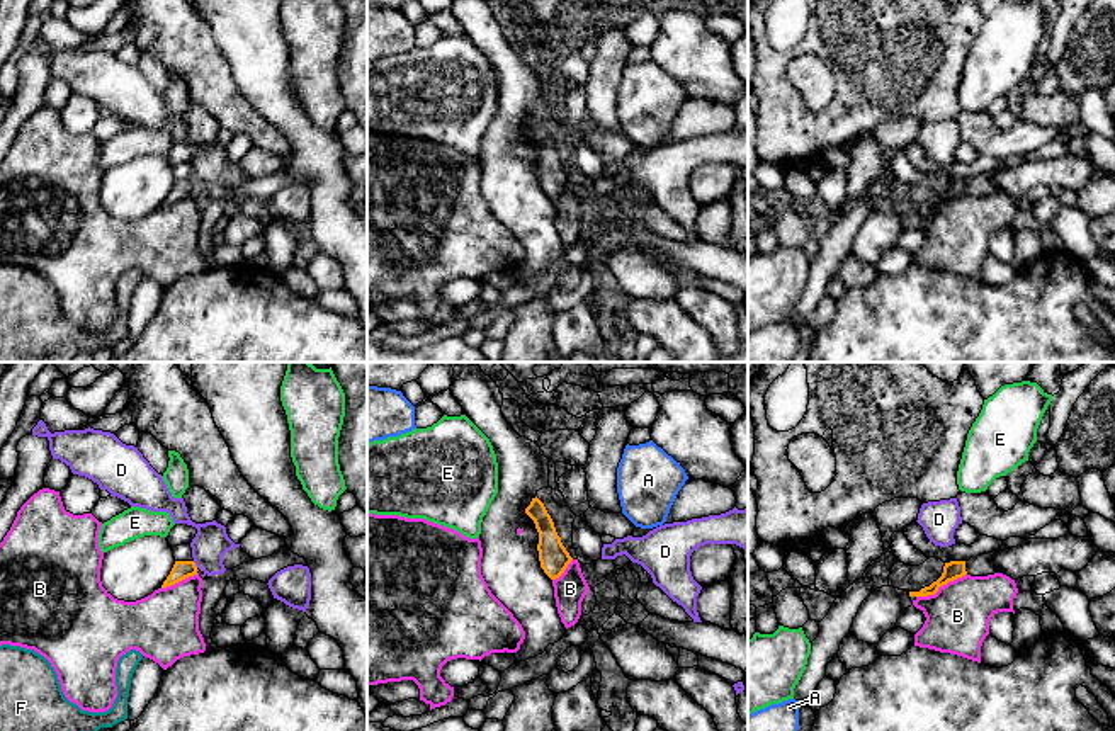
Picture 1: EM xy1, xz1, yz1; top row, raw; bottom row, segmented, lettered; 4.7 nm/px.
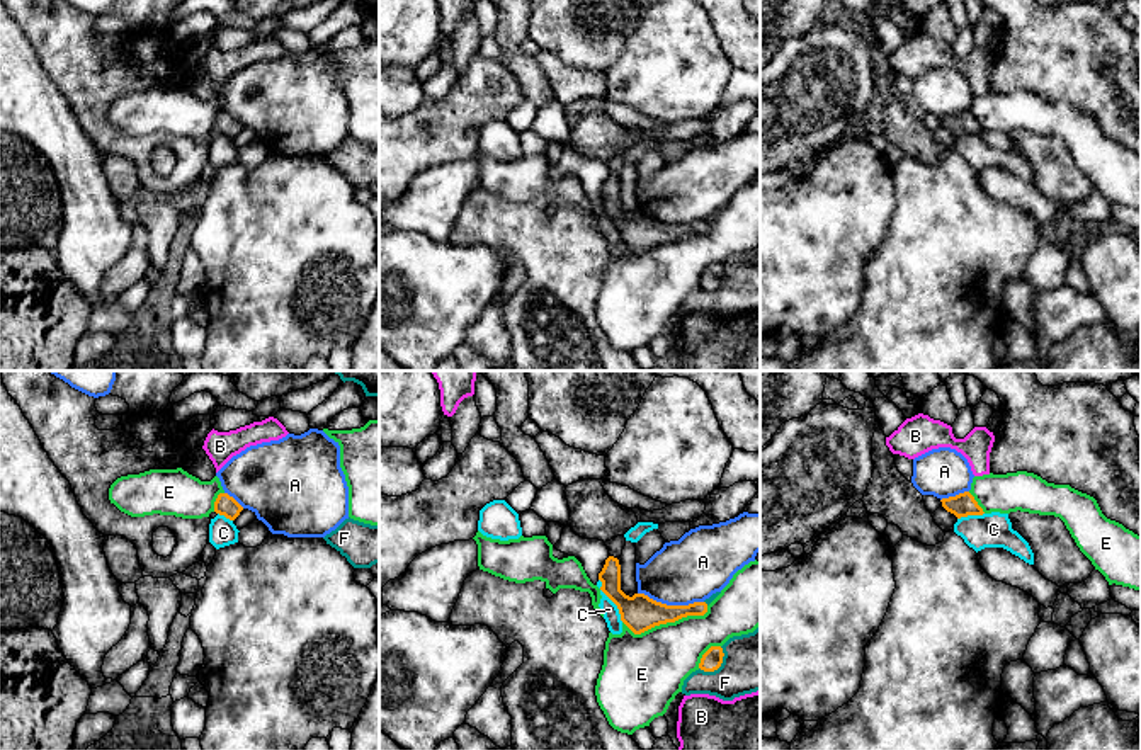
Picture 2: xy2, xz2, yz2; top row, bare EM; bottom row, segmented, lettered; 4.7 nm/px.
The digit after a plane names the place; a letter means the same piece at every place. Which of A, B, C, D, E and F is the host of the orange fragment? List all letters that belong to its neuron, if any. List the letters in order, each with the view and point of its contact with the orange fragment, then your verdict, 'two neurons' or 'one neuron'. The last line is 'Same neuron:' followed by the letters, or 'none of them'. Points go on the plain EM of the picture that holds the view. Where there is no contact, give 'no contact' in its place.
A: meets orange in xz2 at (670, 225); two neurons
B: meets orange in yz1 at (940, 204); two neurons
C: meets orange in xz2 at (611, 218); two neurons
D: meets orange in xy1 at (194, 184); two neurons
E: meets orange in xz2 at (667, 240); two neurons
F: meets orange in xz2 at (720, 284); two neurons
Same neuron: none of them

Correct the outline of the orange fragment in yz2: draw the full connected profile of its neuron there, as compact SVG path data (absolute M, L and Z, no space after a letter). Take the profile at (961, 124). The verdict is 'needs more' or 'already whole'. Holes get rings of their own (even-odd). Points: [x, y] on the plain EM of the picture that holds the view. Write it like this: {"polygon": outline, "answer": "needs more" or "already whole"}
{"polygon": "M969 111L959 112L956 116L942 117L940 121L942 121L942 126L947 131L954 133L957 138L985 133Z", "answer": "already whole"}

